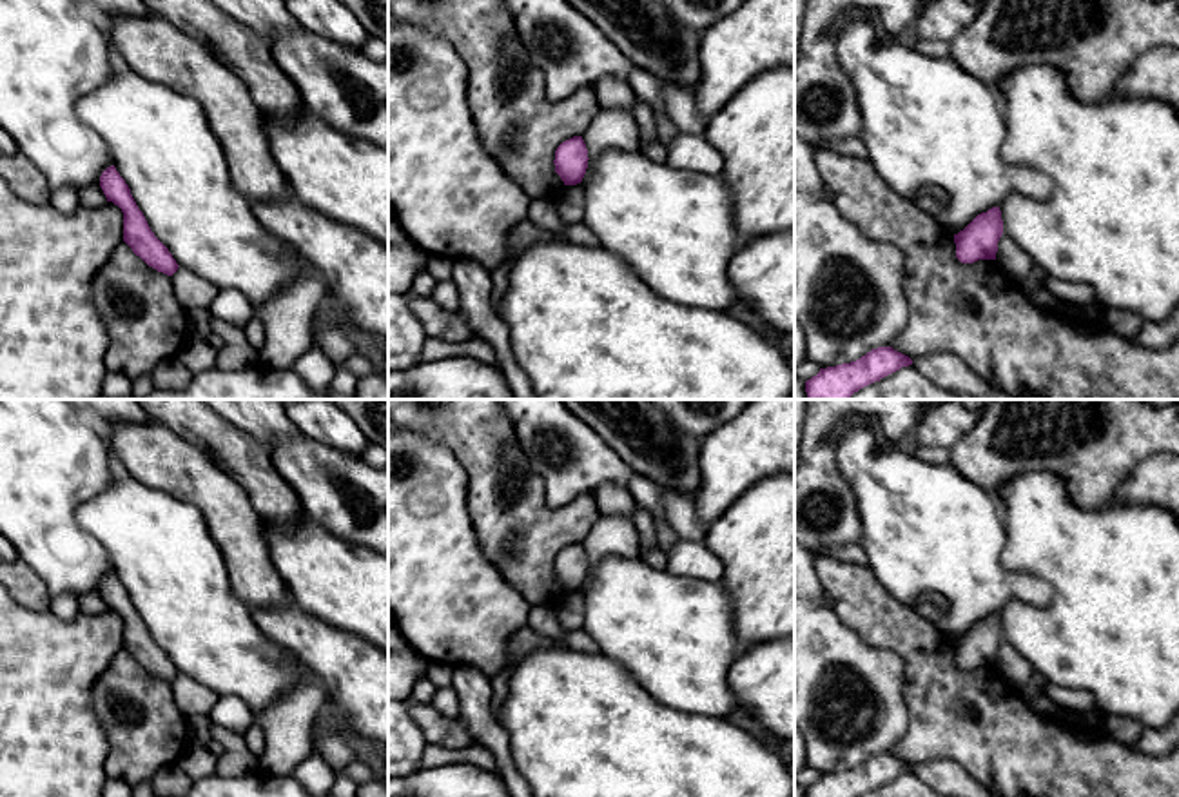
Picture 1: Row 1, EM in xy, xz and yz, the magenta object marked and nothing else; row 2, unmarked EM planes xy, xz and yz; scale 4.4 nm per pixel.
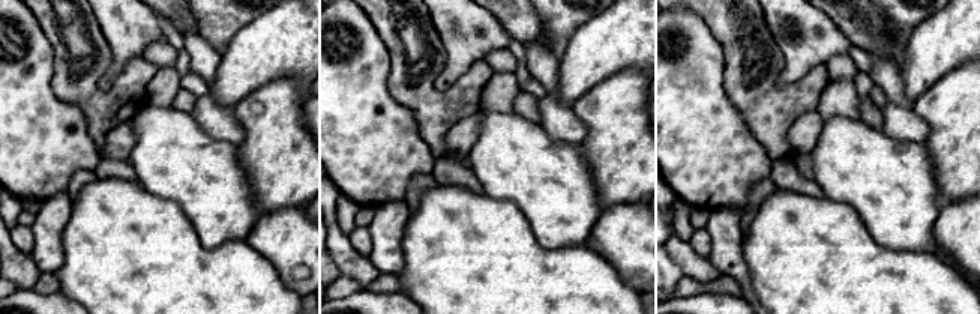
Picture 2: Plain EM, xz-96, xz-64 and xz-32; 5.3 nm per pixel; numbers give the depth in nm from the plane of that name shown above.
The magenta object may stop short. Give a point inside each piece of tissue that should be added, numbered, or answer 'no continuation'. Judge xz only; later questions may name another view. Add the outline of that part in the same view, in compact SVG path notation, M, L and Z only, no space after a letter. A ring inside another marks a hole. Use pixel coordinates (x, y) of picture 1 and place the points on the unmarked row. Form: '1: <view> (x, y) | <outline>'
no continuation

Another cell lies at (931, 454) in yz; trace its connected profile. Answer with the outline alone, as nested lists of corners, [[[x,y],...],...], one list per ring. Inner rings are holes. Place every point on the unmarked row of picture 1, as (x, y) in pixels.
[[[916,447],[914,456],[932,465],[947,465],[950,461],[950,450],[943,447]]]

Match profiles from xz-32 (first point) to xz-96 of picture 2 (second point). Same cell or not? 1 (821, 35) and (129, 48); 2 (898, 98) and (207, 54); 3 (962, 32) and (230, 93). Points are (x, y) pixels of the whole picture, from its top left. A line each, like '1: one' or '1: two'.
1: one
2: one
3: one

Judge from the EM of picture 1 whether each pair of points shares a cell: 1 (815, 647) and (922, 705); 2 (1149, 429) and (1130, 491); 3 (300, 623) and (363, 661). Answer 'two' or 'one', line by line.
1: two
2: two
3: one

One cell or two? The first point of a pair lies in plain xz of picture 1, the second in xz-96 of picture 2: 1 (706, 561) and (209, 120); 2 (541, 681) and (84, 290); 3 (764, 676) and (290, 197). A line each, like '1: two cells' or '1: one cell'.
1: one cell
2: one cell
3: two cells

